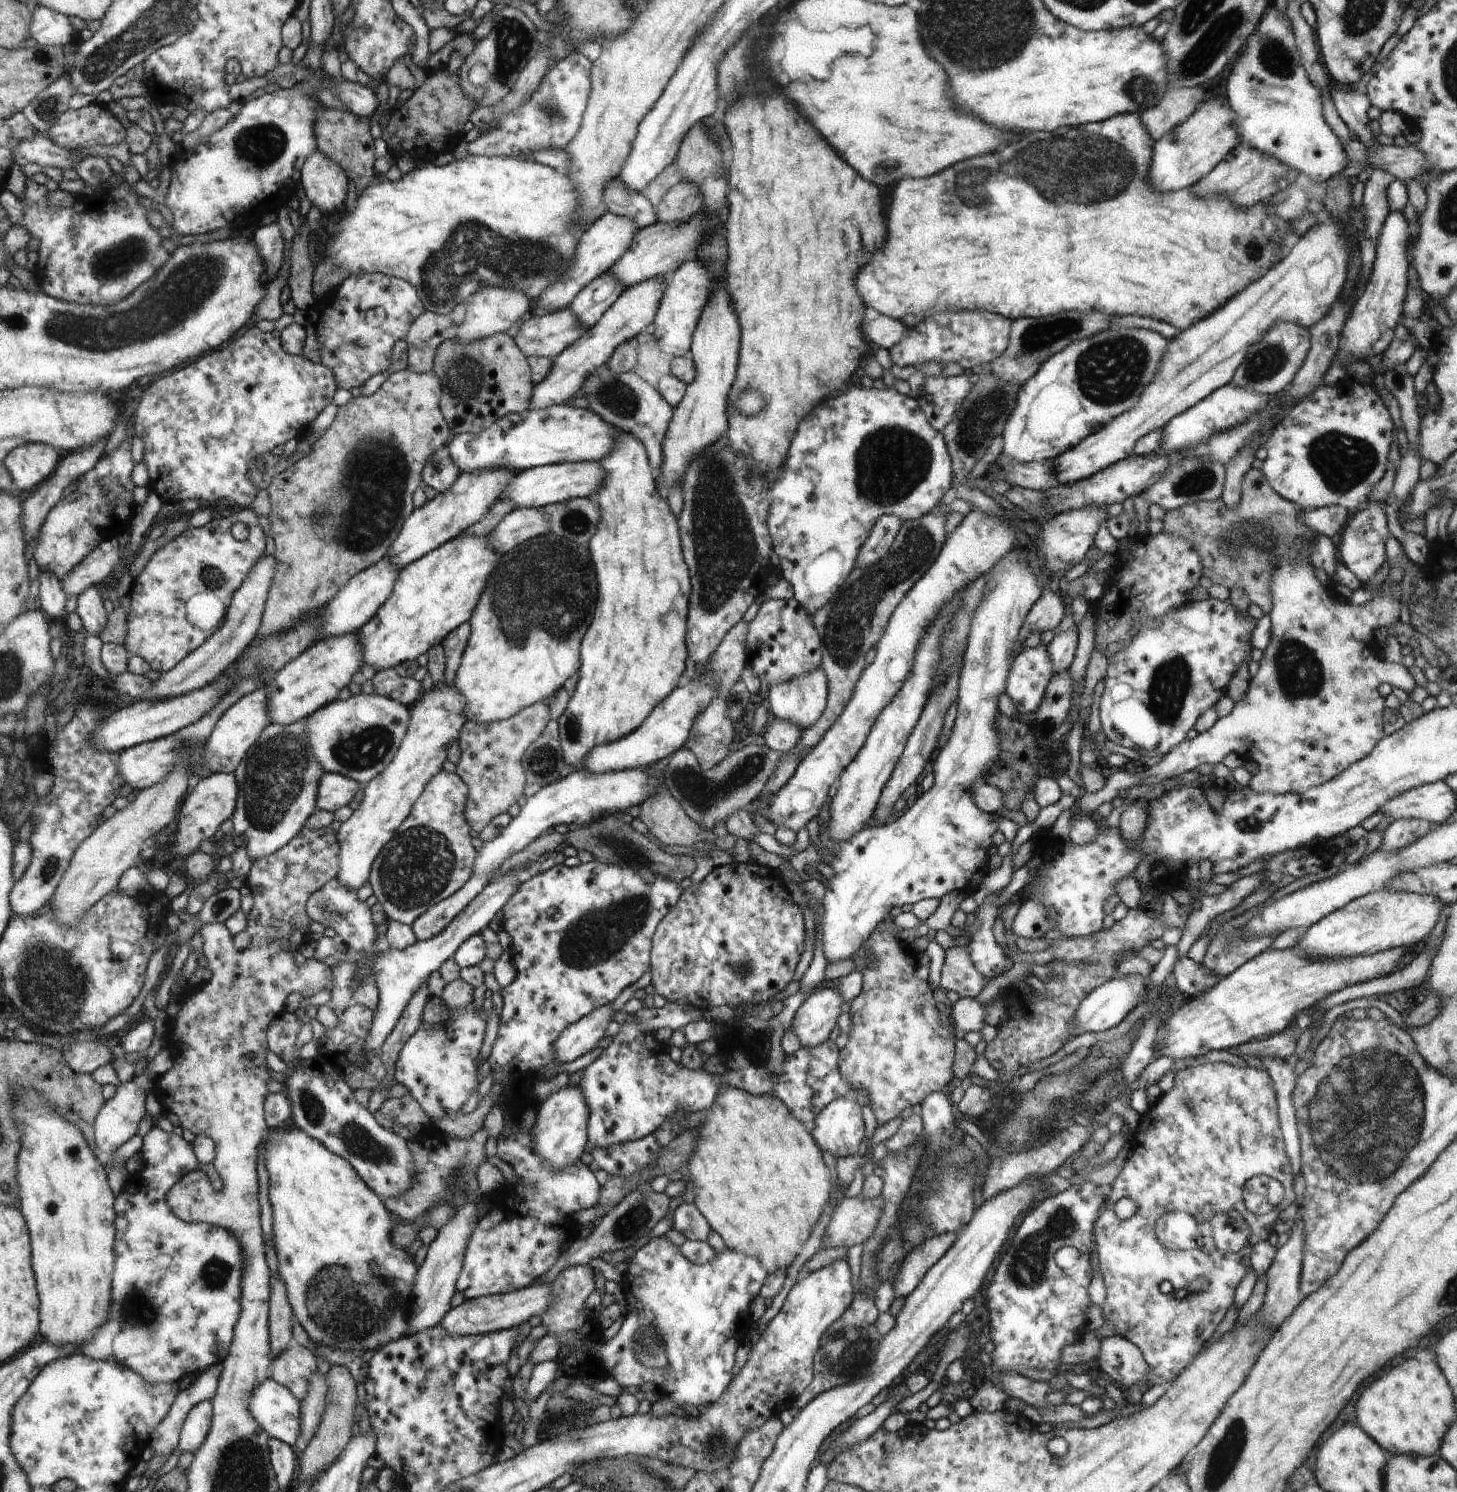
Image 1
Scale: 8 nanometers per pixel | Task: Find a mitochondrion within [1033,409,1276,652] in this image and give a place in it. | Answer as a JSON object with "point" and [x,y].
{"point":[1200,480]}

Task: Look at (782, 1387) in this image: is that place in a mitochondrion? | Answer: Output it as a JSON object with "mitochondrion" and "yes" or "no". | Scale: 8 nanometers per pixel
{"mitochondrion":"no"}

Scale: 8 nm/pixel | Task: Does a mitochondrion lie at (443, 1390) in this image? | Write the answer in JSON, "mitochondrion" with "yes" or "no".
{"mitochondrion":"yes"}

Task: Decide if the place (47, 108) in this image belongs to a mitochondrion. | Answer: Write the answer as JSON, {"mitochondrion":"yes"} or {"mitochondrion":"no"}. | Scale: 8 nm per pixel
{"mitochondrion":"yes"}

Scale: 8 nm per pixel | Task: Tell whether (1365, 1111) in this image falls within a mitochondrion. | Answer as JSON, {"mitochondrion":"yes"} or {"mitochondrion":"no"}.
{"mitochondrion":"yes"}

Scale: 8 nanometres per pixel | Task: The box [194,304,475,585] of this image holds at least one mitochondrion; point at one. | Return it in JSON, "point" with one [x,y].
{"point":[345,520]}

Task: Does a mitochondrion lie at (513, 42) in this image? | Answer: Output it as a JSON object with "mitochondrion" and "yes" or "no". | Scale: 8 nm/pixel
{"mitochondrion":"yes"}

